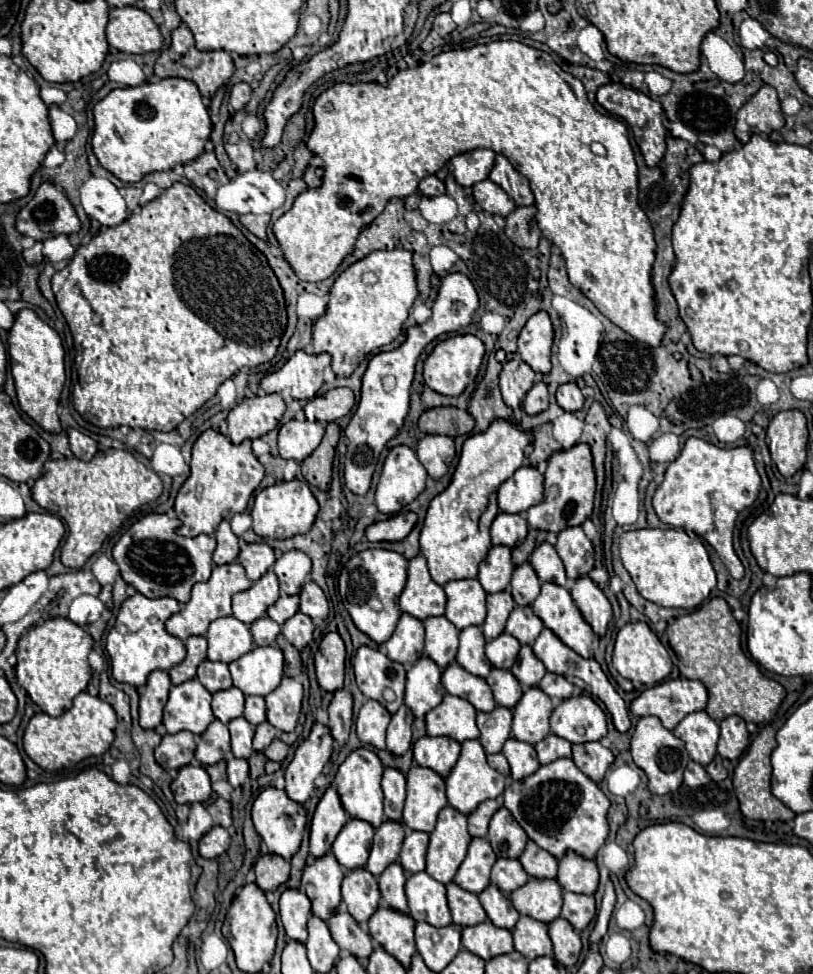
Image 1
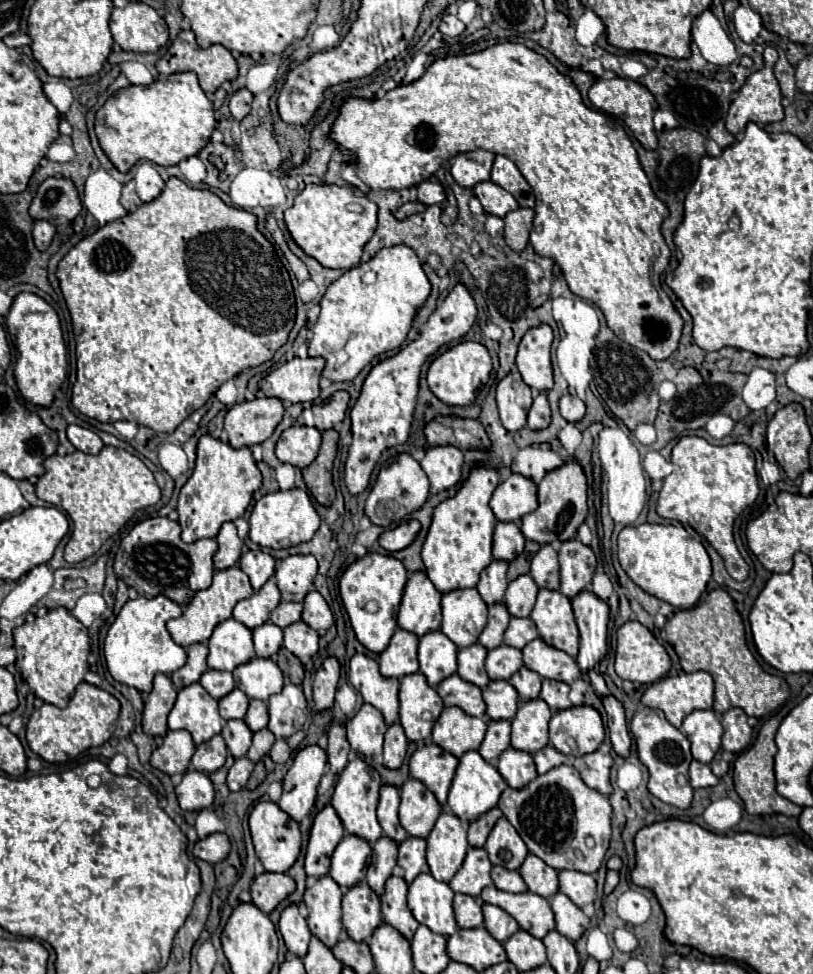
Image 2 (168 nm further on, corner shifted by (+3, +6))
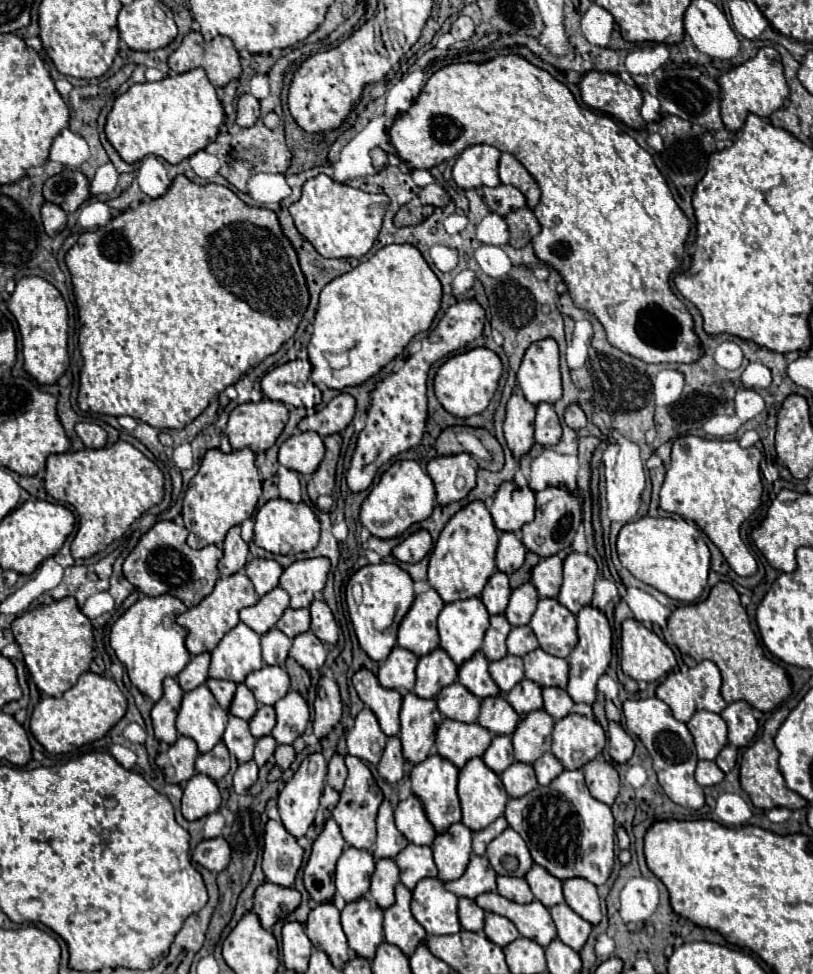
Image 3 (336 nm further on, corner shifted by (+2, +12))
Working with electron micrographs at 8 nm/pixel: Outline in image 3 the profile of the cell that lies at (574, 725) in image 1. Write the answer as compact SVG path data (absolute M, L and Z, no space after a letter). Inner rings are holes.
M567 714L553 726L553 746L551 752L561 760L565 768L581 768L585 762L597 758L605 746L605 730L595 718L587 718L583 714Z

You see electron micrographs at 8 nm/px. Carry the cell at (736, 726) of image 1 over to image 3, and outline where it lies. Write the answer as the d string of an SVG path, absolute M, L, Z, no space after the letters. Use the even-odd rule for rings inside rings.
M731 702L721 714L721 718L727 722L727 738L737 748L747 746L757 734L759 726L751 710L753 708L747 702Z

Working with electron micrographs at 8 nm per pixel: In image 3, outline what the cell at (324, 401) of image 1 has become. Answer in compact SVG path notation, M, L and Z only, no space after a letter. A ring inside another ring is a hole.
M351 394L335 396L325 408L315 414L305 416L299 422L299 430L313 430L319 436L329 436L335 432L343 432L355 414L355 398Z

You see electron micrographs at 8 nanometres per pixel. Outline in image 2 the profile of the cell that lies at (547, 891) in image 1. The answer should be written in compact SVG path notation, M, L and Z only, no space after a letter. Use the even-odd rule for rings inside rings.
M490 886L480 892L480 900L506 910L522 930L540 940L554 930L552 908L542 896L534 896L532 892L510 896L510 892L498 892L498 888Z

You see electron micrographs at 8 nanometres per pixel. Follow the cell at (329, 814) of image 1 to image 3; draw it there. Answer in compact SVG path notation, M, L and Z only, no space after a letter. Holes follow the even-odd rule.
M329 818L323 832L313 842L309 862L303 870L303 882L307 892L317 902L333 900L335 894L335 862L345 848L343 836L339 834L339 824Z

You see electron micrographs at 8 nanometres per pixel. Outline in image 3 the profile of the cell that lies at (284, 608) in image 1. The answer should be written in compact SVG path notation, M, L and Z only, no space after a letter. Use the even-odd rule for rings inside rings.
M287 608L283 612L283 618L279 618L279 622L275 626L281 632L285 632L289 638L293 638L293 636L309 630L309 622L311 622L309 610L291 610L291 608Z

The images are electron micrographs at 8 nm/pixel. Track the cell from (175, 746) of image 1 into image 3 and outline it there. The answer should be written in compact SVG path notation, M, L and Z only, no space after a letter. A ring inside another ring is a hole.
M179 736L175 744L171 744L165 752L161 752L155 762L163 770L165 780L169 784L187 782L195 774L195 758L199 756L199 748L191 738Z

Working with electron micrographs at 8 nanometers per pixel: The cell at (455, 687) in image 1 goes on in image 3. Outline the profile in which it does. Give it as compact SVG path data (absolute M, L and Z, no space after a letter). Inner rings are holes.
M453 682L451 686L445 686L437 694L437 708L443 716L459 722L475 722L479 716L481 700L475 698L463 684Z

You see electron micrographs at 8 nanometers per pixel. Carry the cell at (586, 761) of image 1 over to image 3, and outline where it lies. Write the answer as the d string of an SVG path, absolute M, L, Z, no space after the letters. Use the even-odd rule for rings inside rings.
M595 758L583 766L583 774L591 796L611 806L619 794L619 776L613 764Z

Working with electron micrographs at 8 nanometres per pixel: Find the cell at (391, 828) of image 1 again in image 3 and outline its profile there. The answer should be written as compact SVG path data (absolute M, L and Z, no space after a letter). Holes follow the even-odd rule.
M379 858L371 878L371 898L385 910L395 902L395 886L399 882L399 868L393 858Z

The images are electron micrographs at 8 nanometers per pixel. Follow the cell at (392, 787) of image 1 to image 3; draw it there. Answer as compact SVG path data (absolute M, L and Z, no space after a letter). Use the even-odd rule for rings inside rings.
M385 798L377 814L377 850L375 858L395 858L407 846L407 838L397 830L393 820L393 806Z

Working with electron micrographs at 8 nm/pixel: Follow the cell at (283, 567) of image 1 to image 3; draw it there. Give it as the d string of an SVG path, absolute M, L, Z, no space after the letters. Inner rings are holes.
M305 558L297 560L287 566L281 574L279 586L287 590L291 598L291 608L309 608L313 598L323 590L329 572L329 560L319 558Z

